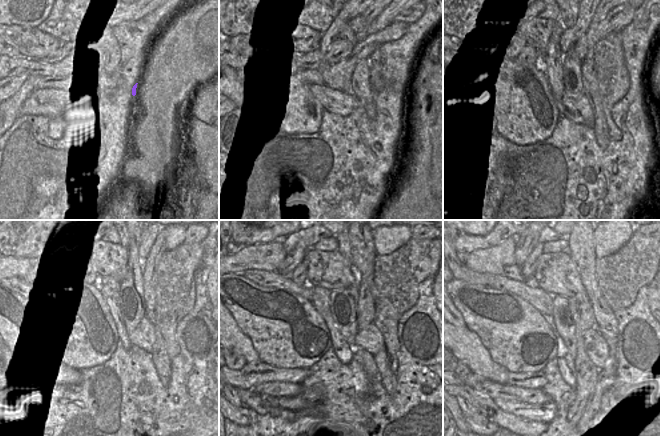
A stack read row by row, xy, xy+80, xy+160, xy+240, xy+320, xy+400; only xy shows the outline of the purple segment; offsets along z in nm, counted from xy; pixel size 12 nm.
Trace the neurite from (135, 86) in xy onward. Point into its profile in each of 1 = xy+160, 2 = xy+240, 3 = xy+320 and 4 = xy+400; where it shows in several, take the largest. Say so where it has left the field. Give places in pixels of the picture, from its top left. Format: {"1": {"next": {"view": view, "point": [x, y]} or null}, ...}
{"1": {"next": {"view": "xy+160", "point": [575, 85]}}, "2": {"next": {"view": "xy+240", "point": [130, 308]}}, "3": {"next": {"view": "xy+320", "point": [344, 301]}}, "4": {"next": {"view": "xy+400", "point": [569, 309]}}}

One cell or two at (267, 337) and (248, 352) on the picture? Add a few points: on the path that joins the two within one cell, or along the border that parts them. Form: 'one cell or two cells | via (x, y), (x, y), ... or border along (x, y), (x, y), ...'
two cells | border along (239, 328), (251, 341), (252, 347), (260, 360)

